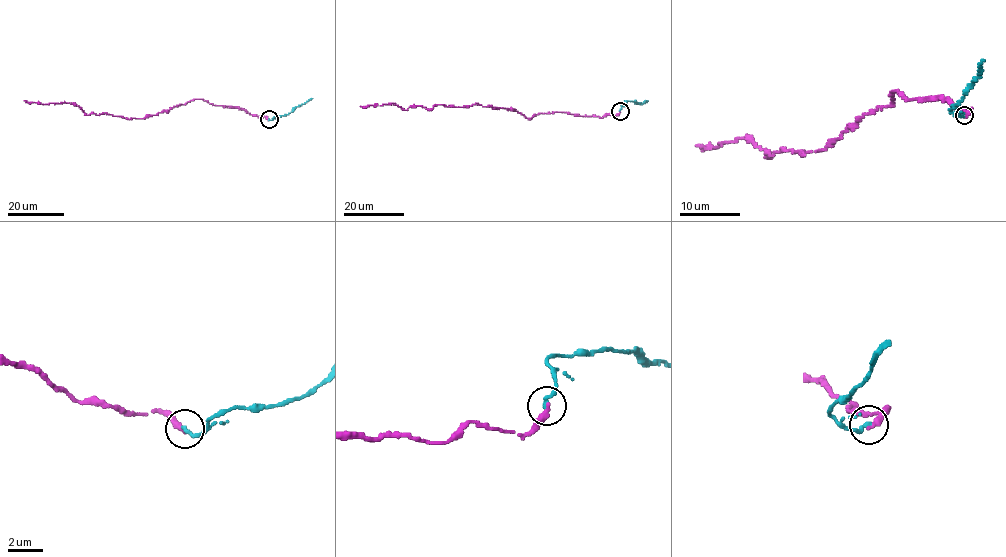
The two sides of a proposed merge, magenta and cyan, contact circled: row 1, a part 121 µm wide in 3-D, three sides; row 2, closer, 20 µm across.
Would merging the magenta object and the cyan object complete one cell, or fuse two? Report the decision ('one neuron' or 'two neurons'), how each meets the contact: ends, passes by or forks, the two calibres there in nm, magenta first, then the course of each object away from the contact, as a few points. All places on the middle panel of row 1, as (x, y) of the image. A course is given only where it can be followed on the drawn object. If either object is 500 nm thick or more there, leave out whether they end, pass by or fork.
one neuron; magenta ends; cyan ends; calibres 320 and 240 nm; course magenta (620, 111), (530, 118), (477, 103), (359, 106); course cyan (620, 111), (620, 102), (642, 104), (648, 101)

